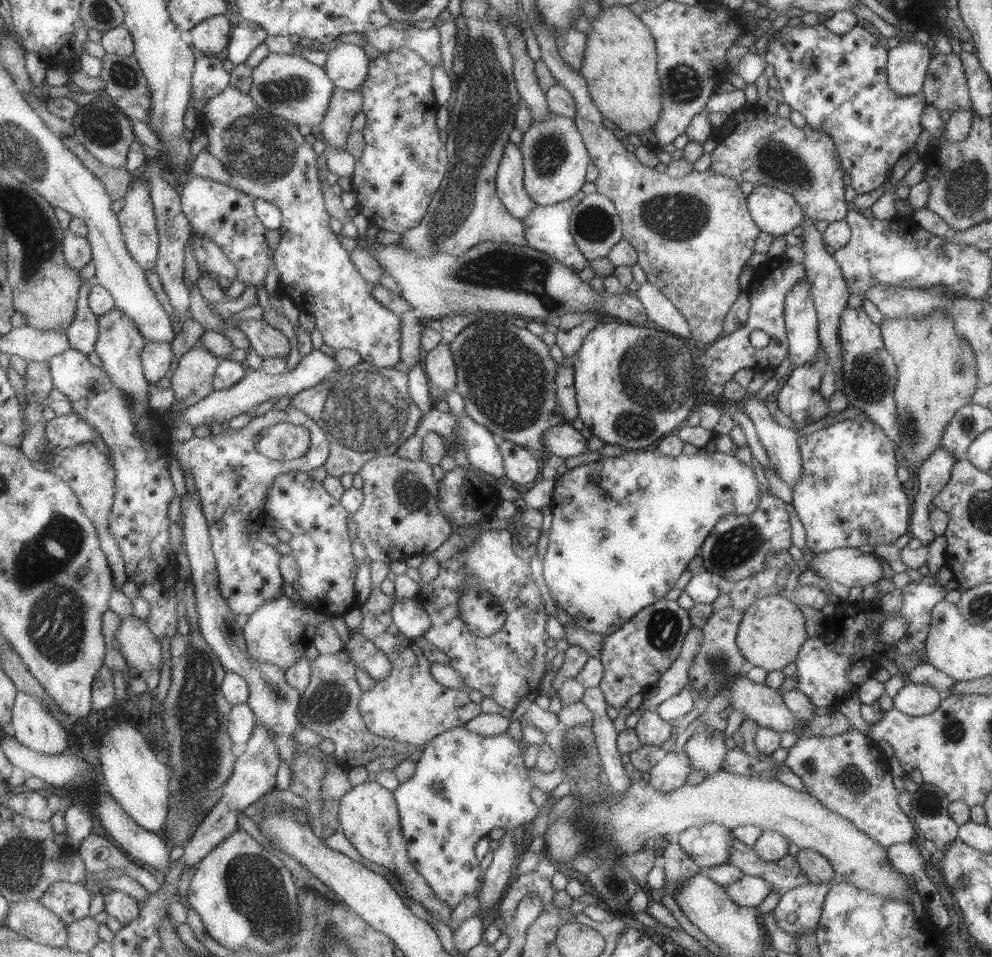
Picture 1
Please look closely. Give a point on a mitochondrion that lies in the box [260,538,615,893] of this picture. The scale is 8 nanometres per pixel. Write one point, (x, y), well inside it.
(330, 699)

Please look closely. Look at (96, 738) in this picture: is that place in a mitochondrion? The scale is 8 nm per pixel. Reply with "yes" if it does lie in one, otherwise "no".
no

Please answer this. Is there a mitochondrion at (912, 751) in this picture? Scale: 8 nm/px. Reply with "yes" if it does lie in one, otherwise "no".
no

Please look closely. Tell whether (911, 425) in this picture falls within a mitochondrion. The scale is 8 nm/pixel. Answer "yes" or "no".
yes

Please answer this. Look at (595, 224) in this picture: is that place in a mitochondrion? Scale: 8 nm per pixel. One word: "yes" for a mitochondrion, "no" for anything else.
yes

